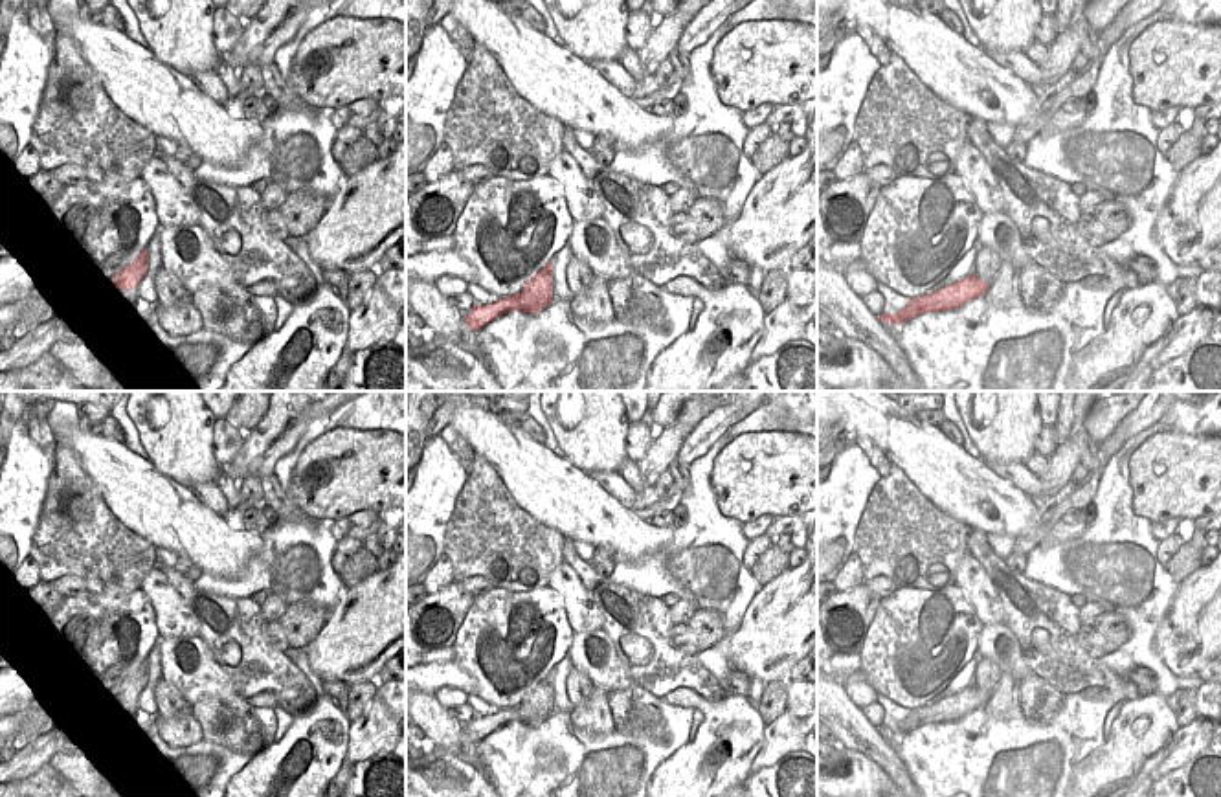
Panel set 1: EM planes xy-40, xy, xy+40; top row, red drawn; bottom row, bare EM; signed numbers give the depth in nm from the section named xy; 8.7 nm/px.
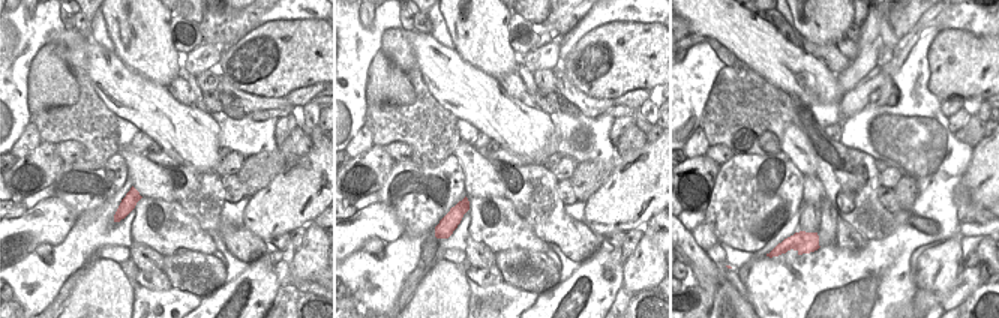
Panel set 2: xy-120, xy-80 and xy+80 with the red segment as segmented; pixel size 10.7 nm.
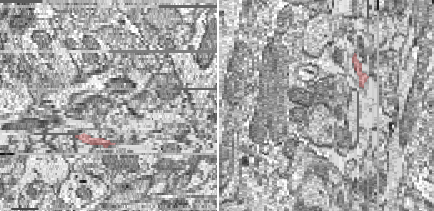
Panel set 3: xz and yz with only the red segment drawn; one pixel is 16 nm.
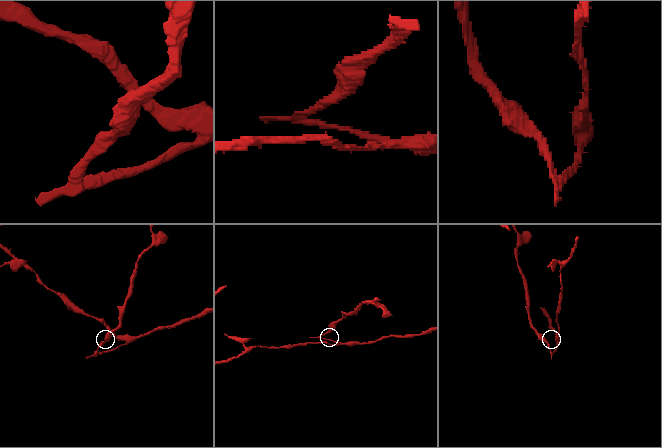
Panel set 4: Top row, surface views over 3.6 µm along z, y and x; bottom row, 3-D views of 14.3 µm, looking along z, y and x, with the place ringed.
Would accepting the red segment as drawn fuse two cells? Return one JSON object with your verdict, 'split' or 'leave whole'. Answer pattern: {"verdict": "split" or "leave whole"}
{"verdict": "split"}

